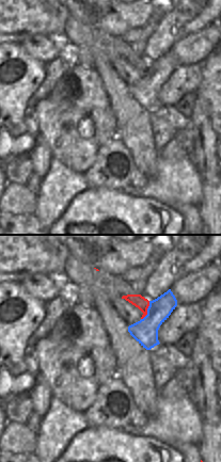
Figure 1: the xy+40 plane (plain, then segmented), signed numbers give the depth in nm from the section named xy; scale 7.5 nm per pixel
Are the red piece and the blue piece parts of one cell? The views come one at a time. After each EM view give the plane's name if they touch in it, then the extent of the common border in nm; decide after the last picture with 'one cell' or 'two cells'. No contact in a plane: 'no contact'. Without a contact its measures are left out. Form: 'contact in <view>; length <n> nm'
contact in xy+40; length 160 nm

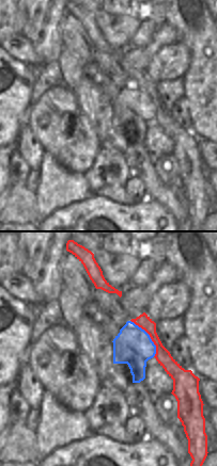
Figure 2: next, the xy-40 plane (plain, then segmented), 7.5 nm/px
contact in xy-40; length 340 nm

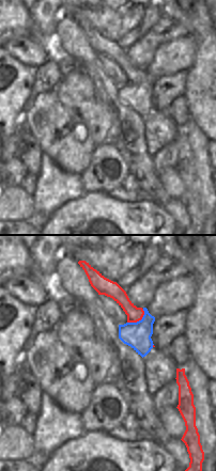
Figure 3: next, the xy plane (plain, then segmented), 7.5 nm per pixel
contact in xy; length 170 nm

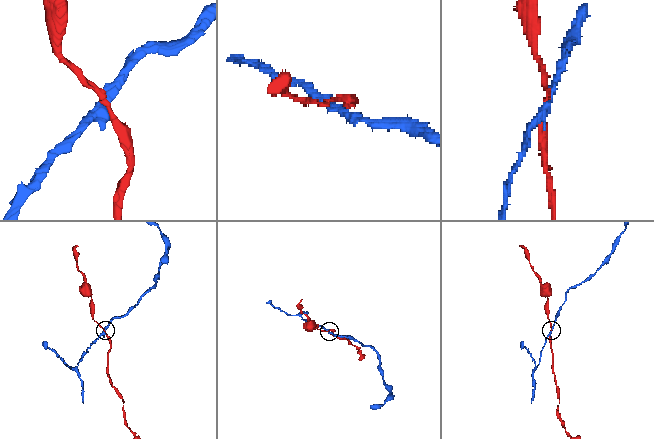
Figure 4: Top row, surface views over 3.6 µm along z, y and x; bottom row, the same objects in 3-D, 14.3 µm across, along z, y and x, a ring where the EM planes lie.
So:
two cells

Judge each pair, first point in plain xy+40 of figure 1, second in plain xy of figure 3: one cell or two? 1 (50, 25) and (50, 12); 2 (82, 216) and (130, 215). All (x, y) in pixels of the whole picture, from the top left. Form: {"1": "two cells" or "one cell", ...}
{"1": "two cells", "2": "one cell"}

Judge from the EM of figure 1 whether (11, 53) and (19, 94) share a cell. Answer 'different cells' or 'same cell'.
same cell

